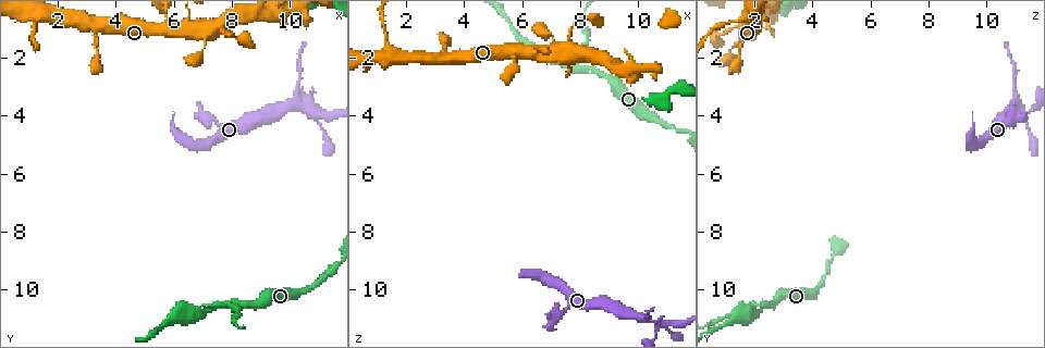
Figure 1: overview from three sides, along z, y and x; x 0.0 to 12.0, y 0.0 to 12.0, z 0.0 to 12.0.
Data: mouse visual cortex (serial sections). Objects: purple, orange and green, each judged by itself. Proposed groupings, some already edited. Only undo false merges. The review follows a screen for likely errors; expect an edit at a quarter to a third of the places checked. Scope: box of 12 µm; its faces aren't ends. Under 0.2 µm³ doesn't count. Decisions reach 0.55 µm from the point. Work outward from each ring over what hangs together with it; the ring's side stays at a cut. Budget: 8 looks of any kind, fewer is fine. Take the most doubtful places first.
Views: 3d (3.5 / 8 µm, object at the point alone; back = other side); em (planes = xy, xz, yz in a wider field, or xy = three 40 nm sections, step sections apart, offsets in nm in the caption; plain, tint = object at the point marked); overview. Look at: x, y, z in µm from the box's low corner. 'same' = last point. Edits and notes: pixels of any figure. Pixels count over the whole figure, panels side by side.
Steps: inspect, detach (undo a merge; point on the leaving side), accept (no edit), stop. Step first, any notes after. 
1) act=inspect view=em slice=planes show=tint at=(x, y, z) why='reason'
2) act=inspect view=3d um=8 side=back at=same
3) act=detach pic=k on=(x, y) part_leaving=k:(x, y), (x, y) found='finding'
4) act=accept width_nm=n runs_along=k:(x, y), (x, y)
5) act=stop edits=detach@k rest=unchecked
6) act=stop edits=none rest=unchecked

act=inspect view=3d um=3.5 at=(7.5, 10.5, 2.3) why='sudden change in width'

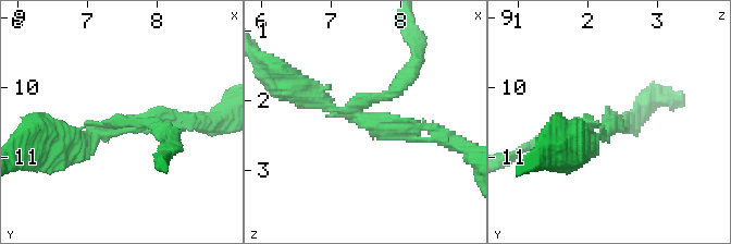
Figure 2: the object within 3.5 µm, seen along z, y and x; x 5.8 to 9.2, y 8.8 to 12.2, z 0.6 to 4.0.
act=detach pic=2 on=(392, 93) found='two cells meet here'

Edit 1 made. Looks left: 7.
act=inspect view=overview why='redraw'

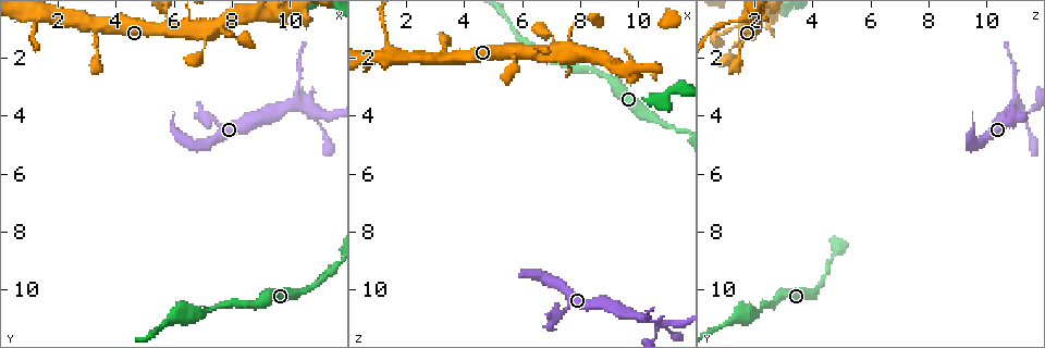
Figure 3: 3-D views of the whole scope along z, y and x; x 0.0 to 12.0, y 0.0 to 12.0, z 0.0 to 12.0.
act=inspect view=3d um=8 at=(10.6, 3.8, 11.2) why='three-way junction'

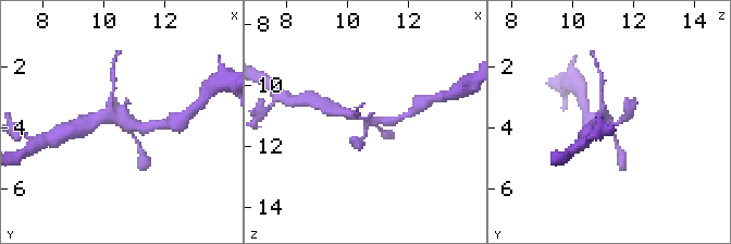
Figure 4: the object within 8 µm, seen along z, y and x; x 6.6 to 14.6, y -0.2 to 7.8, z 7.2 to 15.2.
act=inspect view=3d um=3.5 at=(10.7, 3.9, 11.1) why='zoom in'

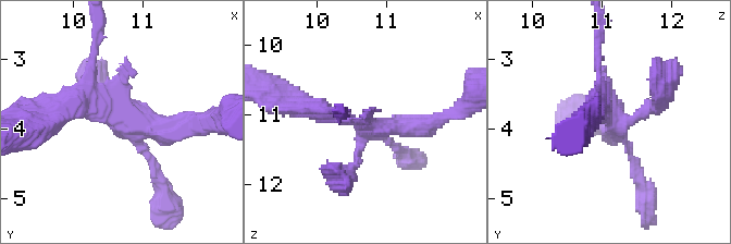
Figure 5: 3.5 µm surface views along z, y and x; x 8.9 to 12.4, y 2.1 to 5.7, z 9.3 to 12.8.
act=accept runs_along=5:(300, 105), (363, 127), (434, 122) found='all the same cell'

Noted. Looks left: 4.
act=inspect view=3d um=8 at=(5.8, 0.9, 1.8) why='a fork'

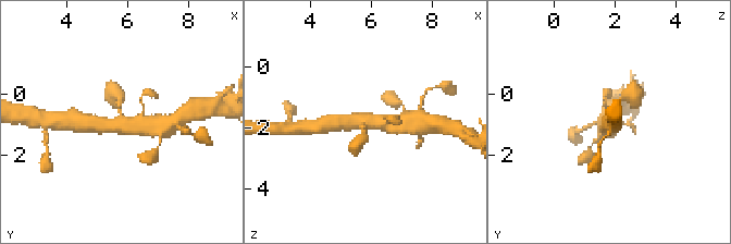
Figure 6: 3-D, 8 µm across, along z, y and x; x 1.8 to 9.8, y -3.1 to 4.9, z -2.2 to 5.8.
act=inspect view=3d um=3.5 at=(5.8, 0.7, 1.9)

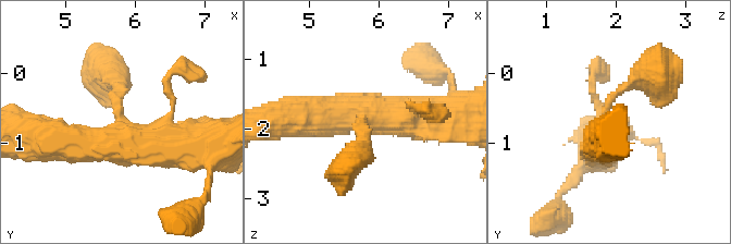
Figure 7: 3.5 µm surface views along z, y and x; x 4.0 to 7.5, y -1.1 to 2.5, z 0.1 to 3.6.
act=accept runs_along=7:(290, 116), (357, 110), (441, 119) found='continuous, no second cell'

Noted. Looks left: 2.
act=stop edits=detach@2 rest=unchecked

